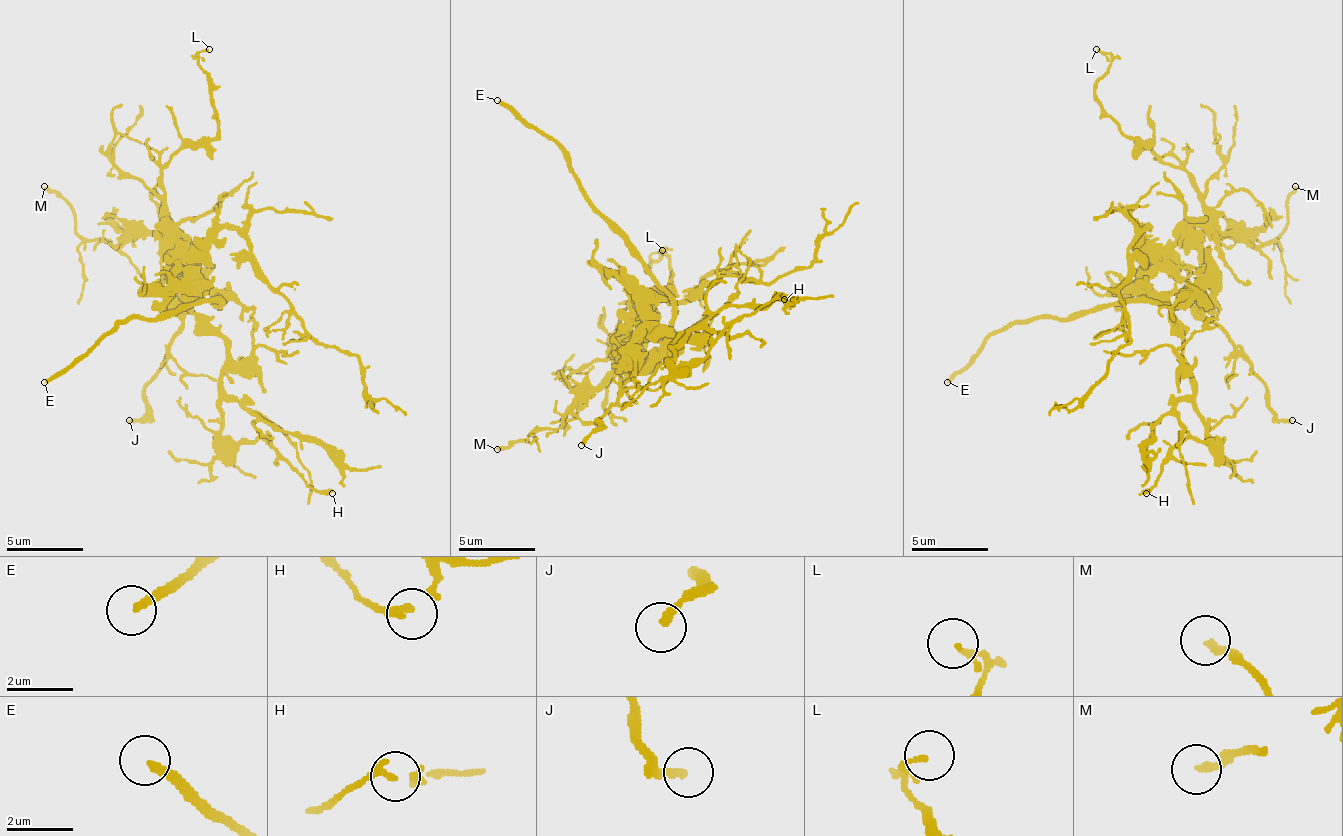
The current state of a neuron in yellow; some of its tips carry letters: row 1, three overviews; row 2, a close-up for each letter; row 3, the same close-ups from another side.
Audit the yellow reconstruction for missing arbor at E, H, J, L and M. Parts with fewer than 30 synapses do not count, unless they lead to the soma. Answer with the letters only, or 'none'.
E

